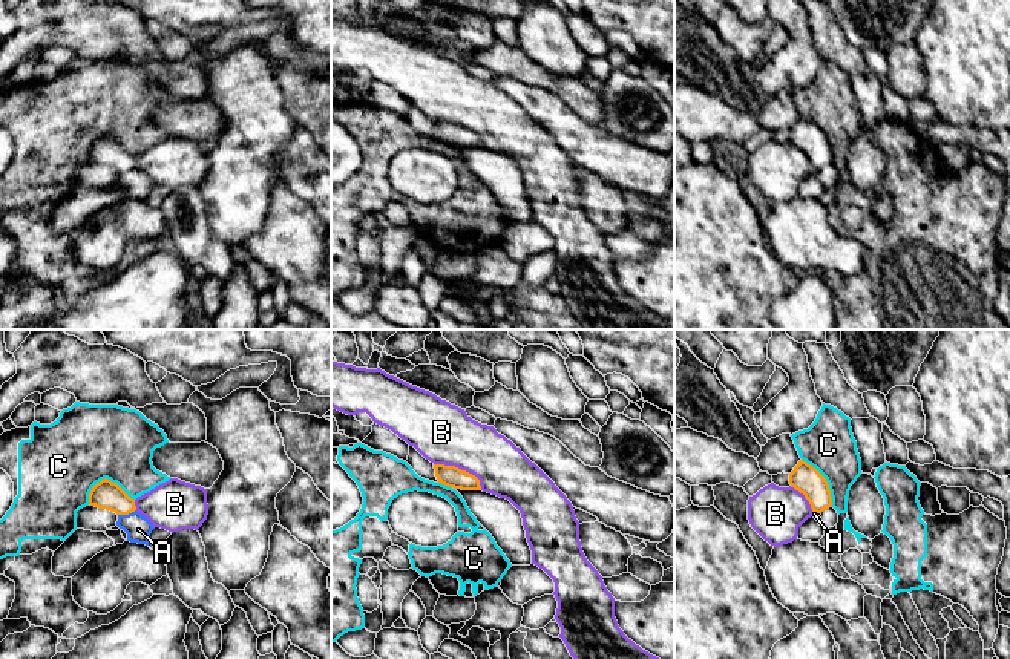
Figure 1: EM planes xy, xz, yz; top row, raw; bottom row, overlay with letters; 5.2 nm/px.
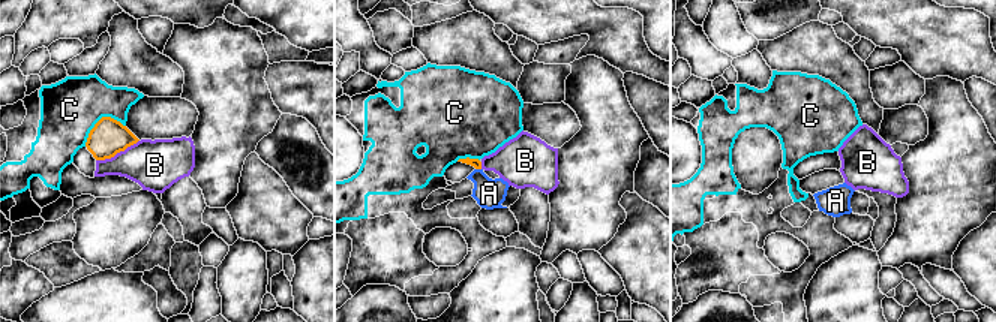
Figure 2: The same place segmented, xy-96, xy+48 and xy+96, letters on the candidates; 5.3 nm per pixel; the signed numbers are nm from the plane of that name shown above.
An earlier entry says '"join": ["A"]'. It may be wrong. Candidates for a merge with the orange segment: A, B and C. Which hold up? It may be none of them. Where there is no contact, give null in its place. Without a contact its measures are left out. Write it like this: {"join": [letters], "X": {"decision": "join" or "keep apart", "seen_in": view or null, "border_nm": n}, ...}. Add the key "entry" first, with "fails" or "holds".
{"entry": "holds", "join": ["A"], "A": {"decision": "join", "seen_in": "xy", "border_nm": 100}, "B": {"decision": "keep apart", "seen_in": "xz", "border_nm": 300}, "C": {"decision": "keep apart", "seen_in": "xy", "border_nm": 260}}

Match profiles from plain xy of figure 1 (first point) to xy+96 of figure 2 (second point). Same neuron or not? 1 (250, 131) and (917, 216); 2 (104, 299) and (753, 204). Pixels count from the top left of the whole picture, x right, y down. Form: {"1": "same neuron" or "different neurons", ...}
{"1": "same neuron", "2": "different neurons"}

